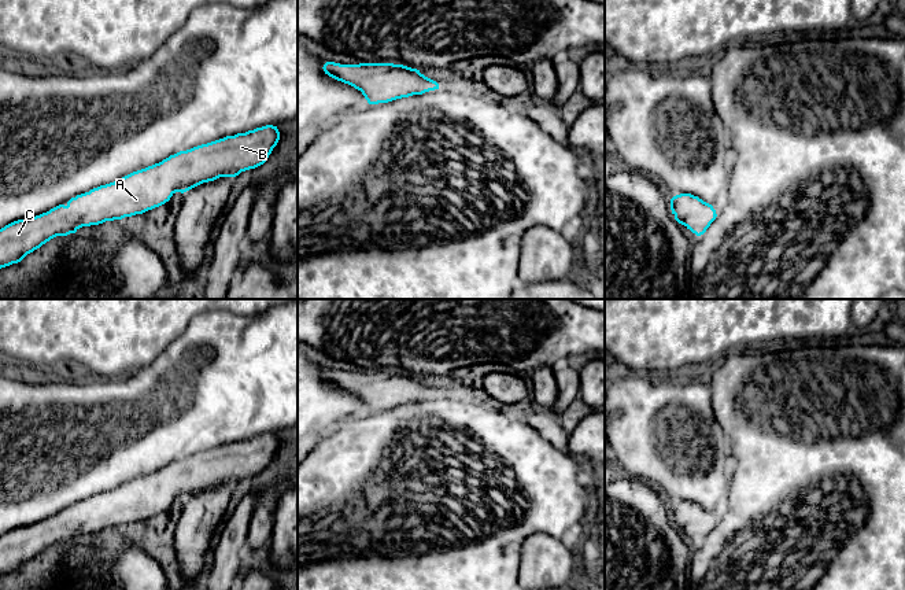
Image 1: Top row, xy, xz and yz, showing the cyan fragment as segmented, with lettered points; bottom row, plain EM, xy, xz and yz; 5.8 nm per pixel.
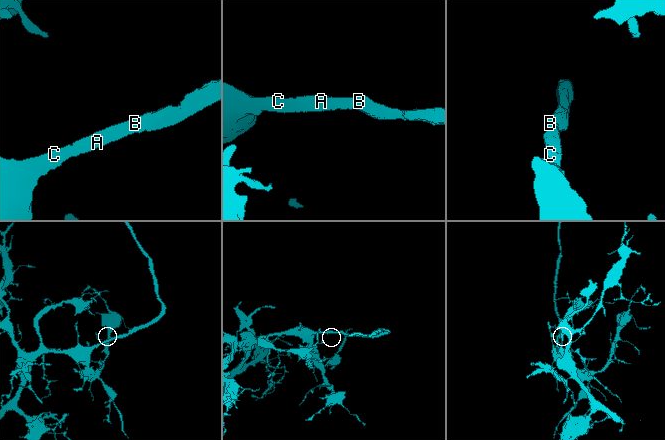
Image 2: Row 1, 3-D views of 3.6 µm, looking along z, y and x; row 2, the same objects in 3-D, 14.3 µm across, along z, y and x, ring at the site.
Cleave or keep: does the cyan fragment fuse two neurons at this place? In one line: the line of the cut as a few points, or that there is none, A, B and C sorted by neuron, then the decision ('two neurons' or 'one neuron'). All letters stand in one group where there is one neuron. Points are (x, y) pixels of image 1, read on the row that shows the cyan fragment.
cut none; groups A B C; one neuron

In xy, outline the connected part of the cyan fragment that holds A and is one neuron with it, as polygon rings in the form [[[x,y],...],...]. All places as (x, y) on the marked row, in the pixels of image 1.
[[[273,125],[226,136],[77,195],[66,206],[14,221],[0,229],[0,269],[21,262],[56,236],[143,214],[165,204],[176,192],[255,169],[267,161],[278,140]]]

